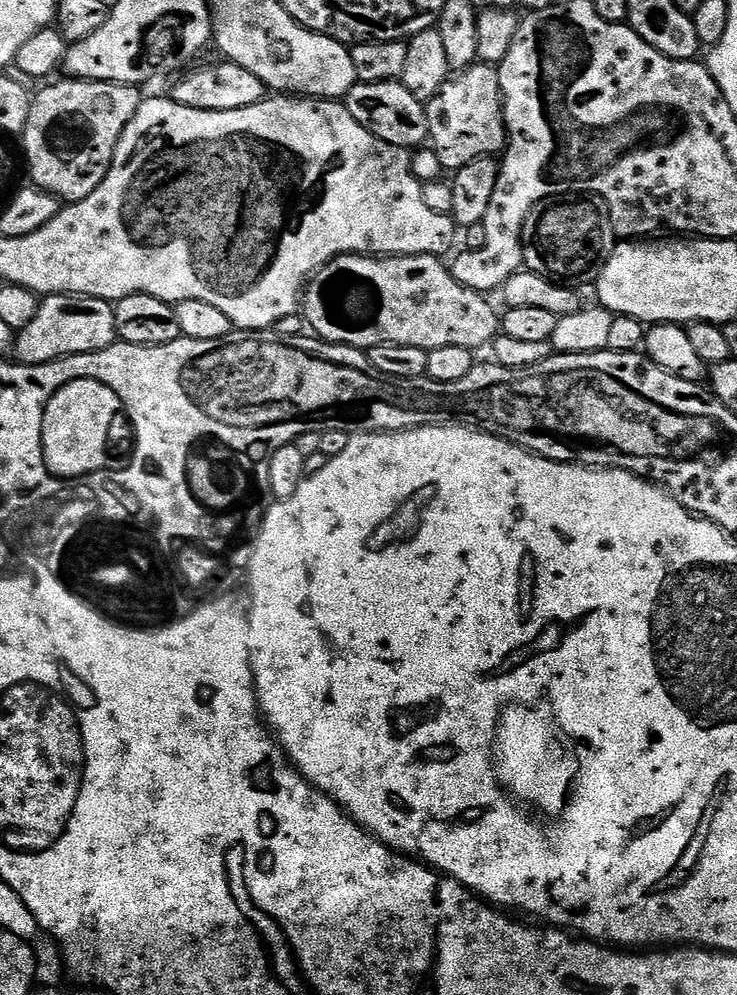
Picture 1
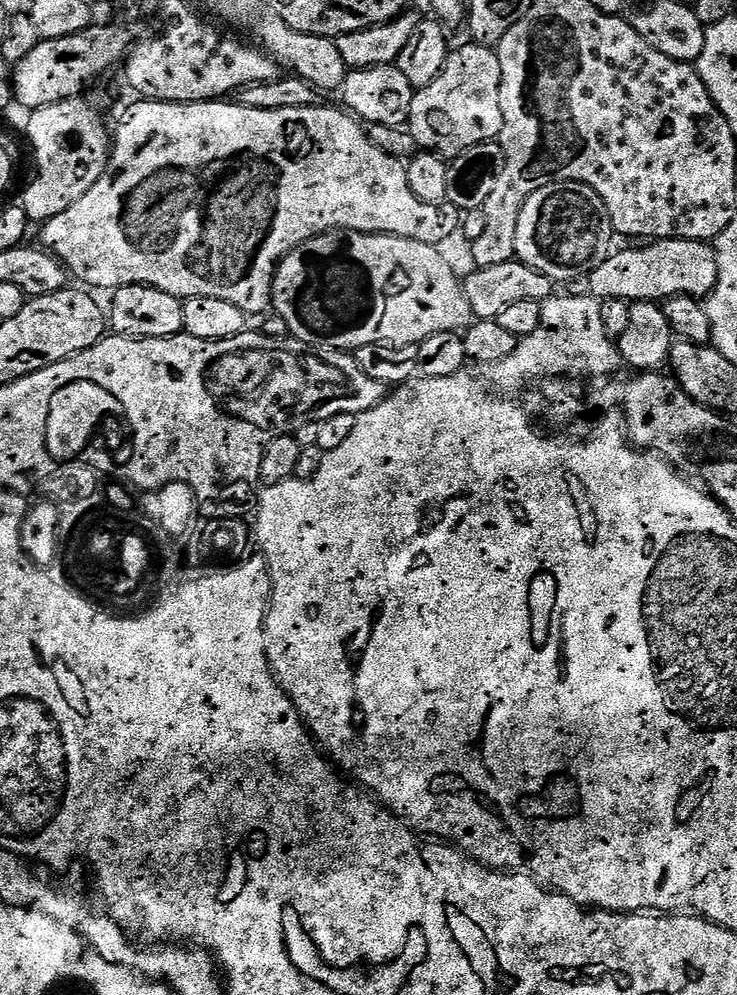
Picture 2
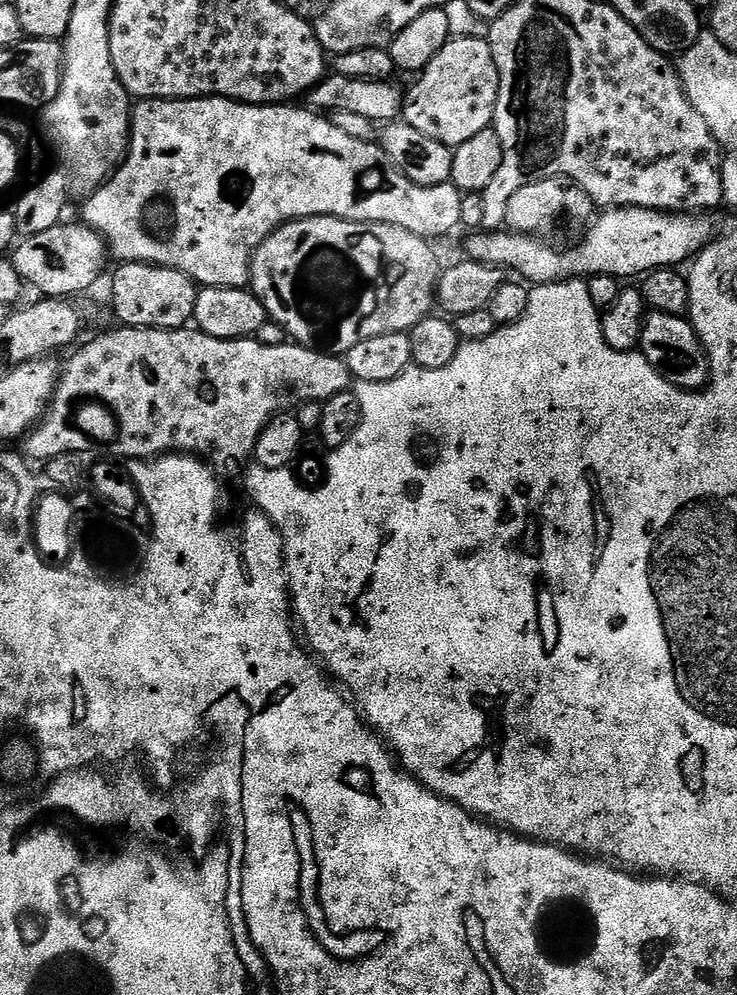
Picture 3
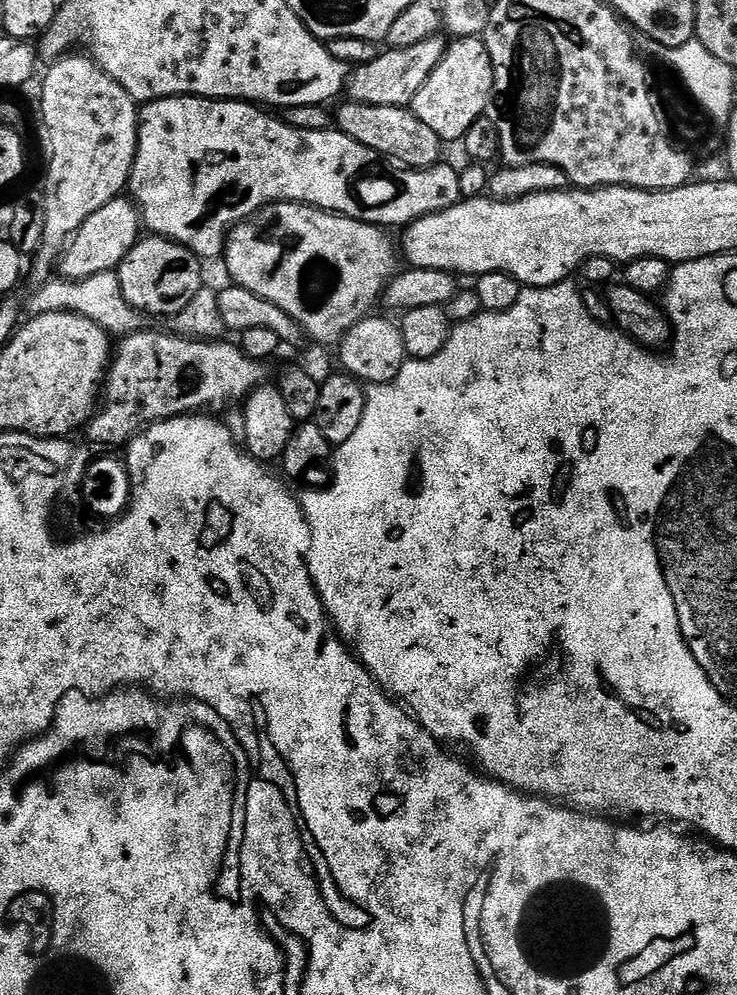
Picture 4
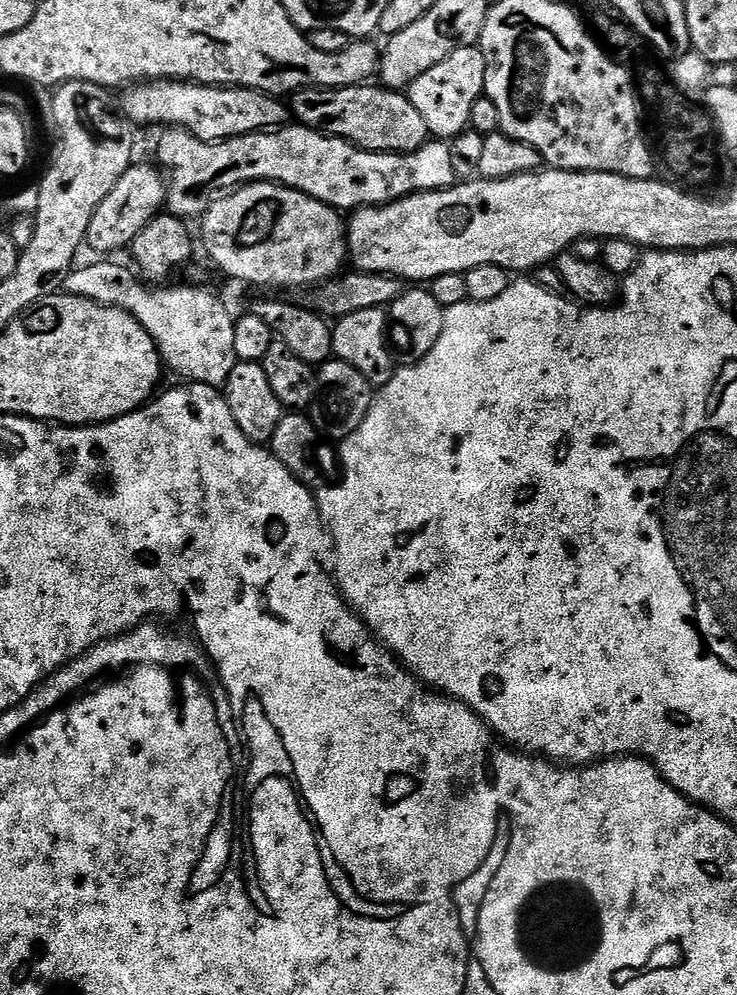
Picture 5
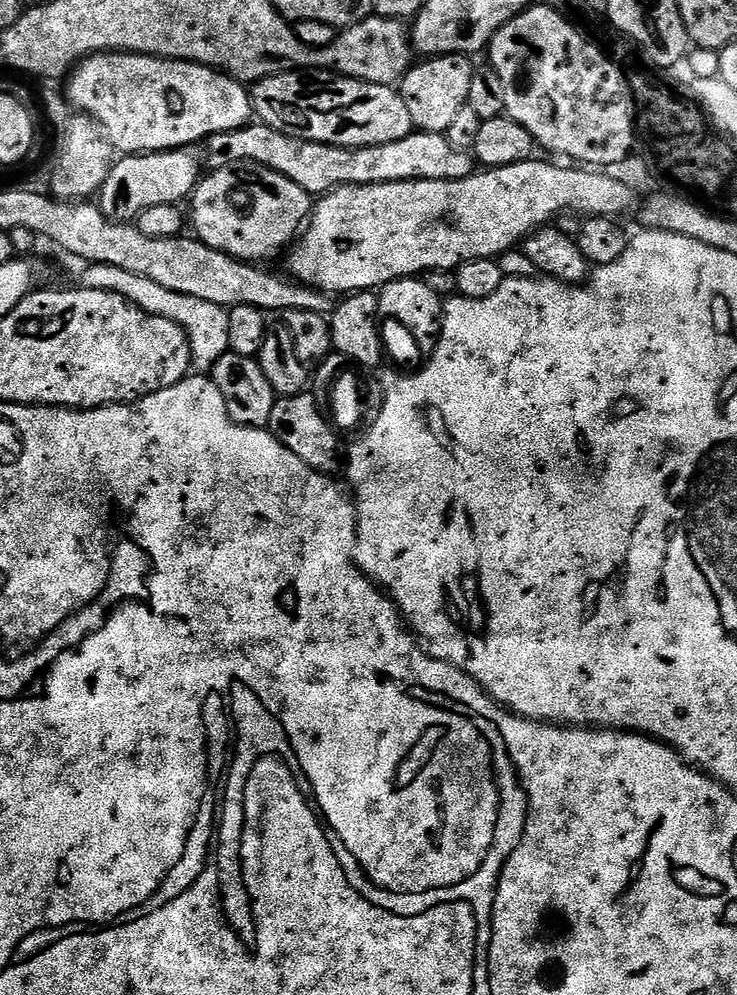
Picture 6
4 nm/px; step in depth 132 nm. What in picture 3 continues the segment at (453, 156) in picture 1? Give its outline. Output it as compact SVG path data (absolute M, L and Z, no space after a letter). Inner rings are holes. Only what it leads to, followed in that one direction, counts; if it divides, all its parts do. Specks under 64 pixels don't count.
M458 36L449 38L446 46L413 79L416 81L412 89L407 89L402 109L403 123L453 150L474 138L474 134L493 127L500 89L498 66L487 39Z

